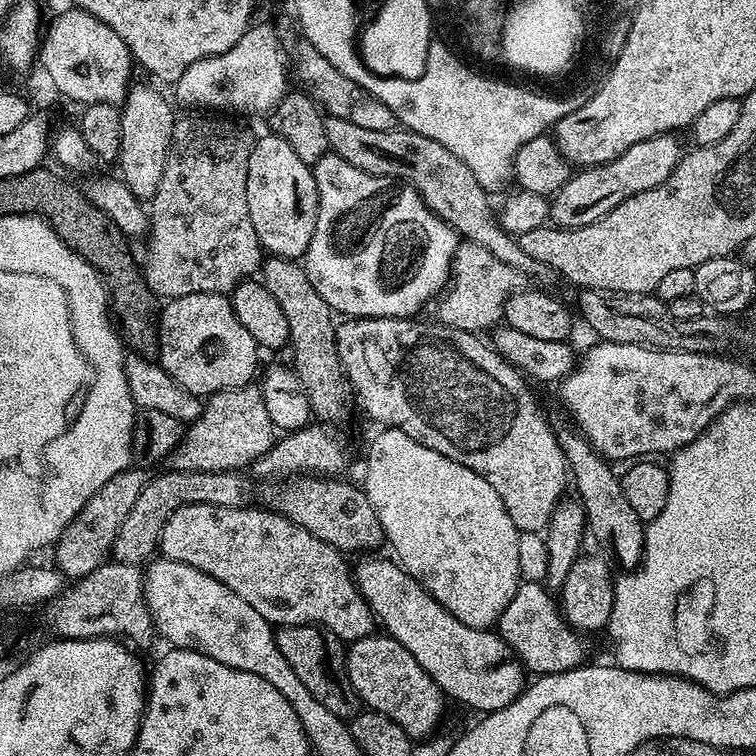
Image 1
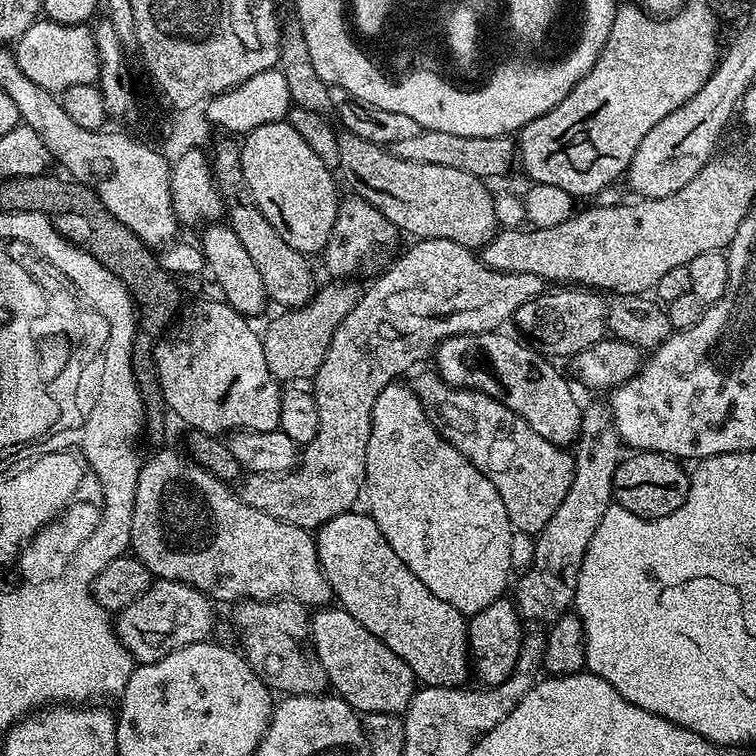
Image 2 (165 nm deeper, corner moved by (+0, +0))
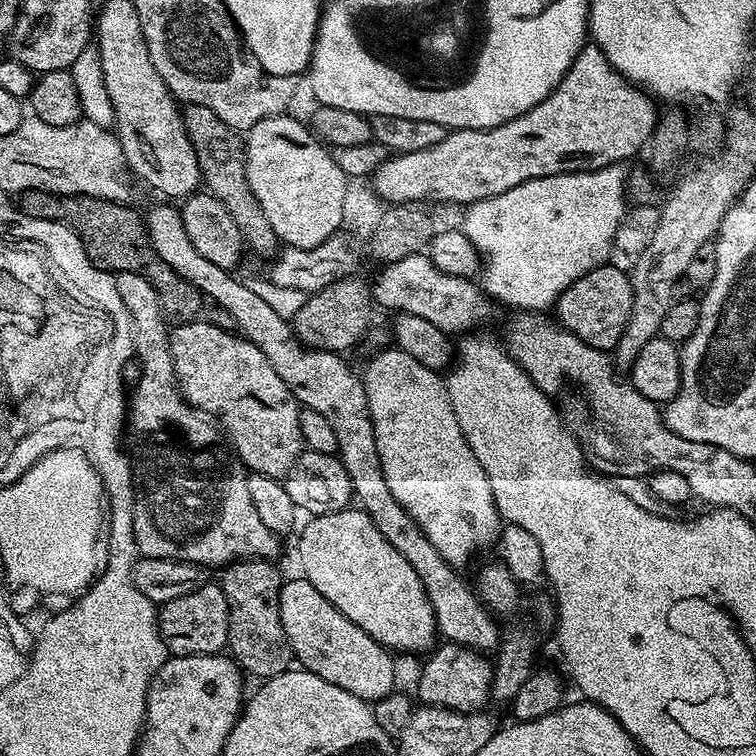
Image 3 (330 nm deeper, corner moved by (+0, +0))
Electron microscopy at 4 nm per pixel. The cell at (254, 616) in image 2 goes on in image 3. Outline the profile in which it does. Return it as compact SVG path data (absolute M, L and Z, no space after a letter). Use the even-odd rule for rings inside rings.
M241 558L225 567L218 577L221 590L226 594L228 603L228 647L233 660L240 665L245 673L253 672L260 678L277 676L279 672L289 671L294 657L292 648L288 645L286 630L280 617L280 586L282 575L275 568L273 561L268 558Z

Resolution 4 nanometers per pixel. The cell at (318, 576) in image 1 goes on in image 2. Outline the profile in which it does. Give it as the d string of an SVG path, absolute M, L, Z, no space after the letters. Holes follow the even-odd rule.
M167 448L156 450L152 458L147 457L141 465L130 530L131 555L143 562L153 577L192 584L213 602L283 598L296 600L305 606L333 603L332 587L324 577L316 541L309 529L278 522L278 518L270 518L270 514L262 514L262 510L246 506L235 491L228 492L229 485L213 472L206 471L187 455L179 456L174 449Z

